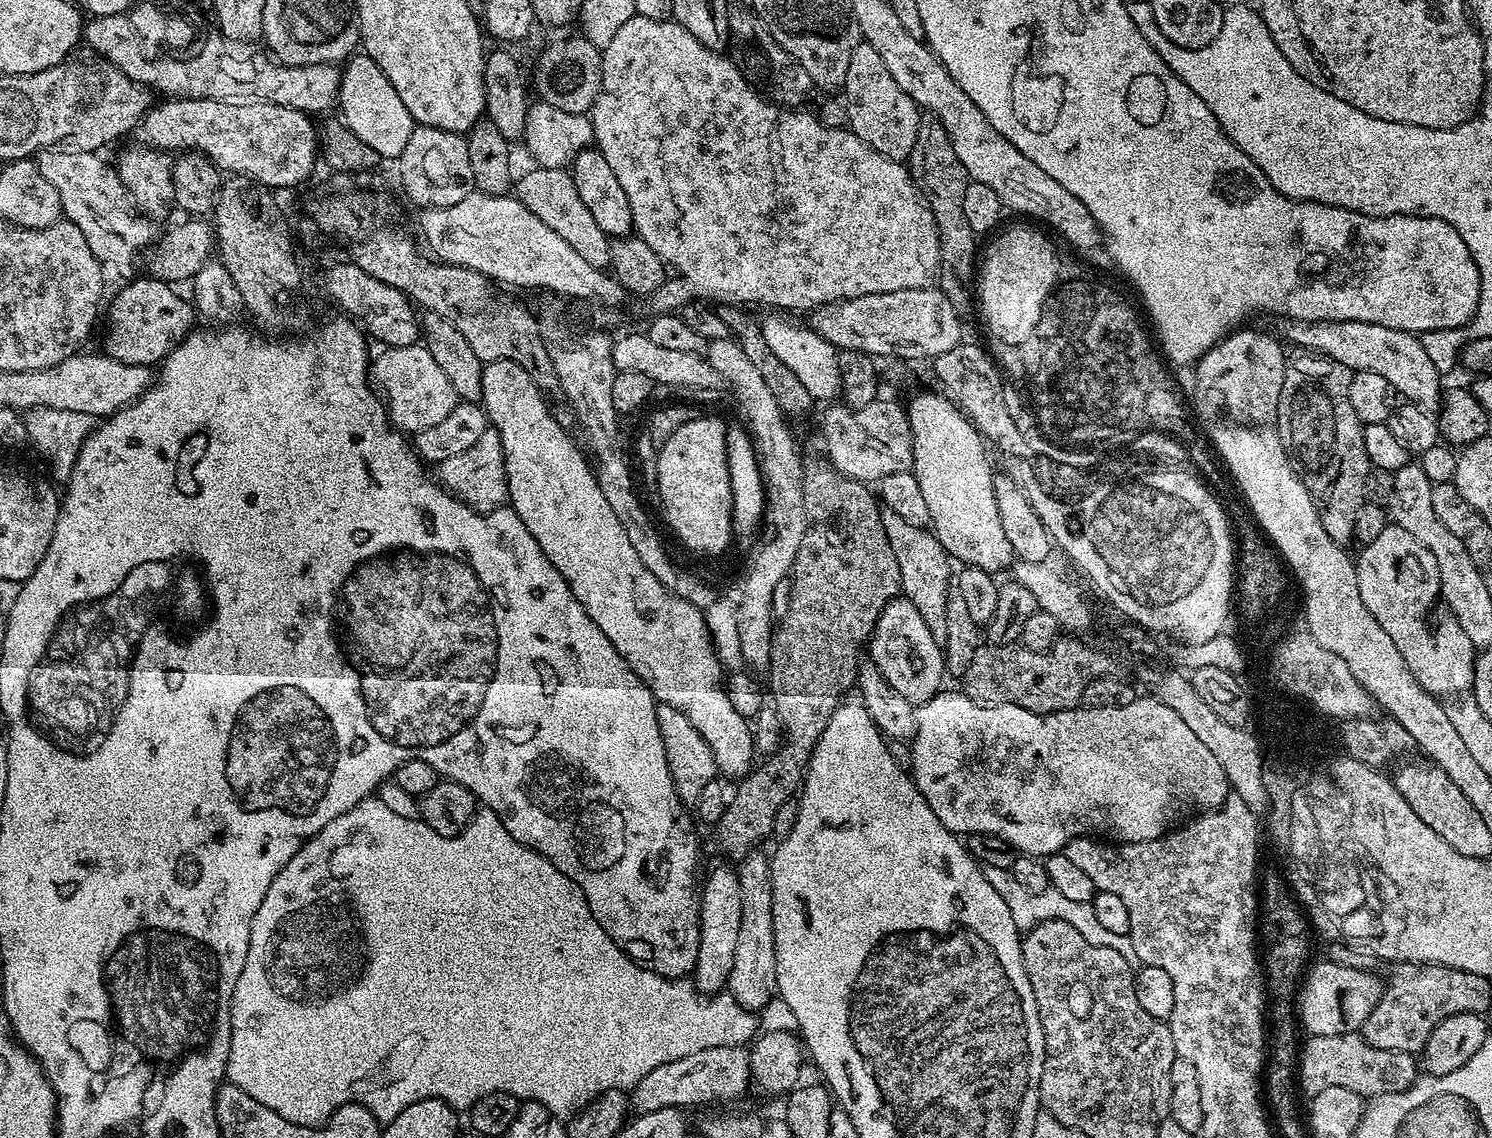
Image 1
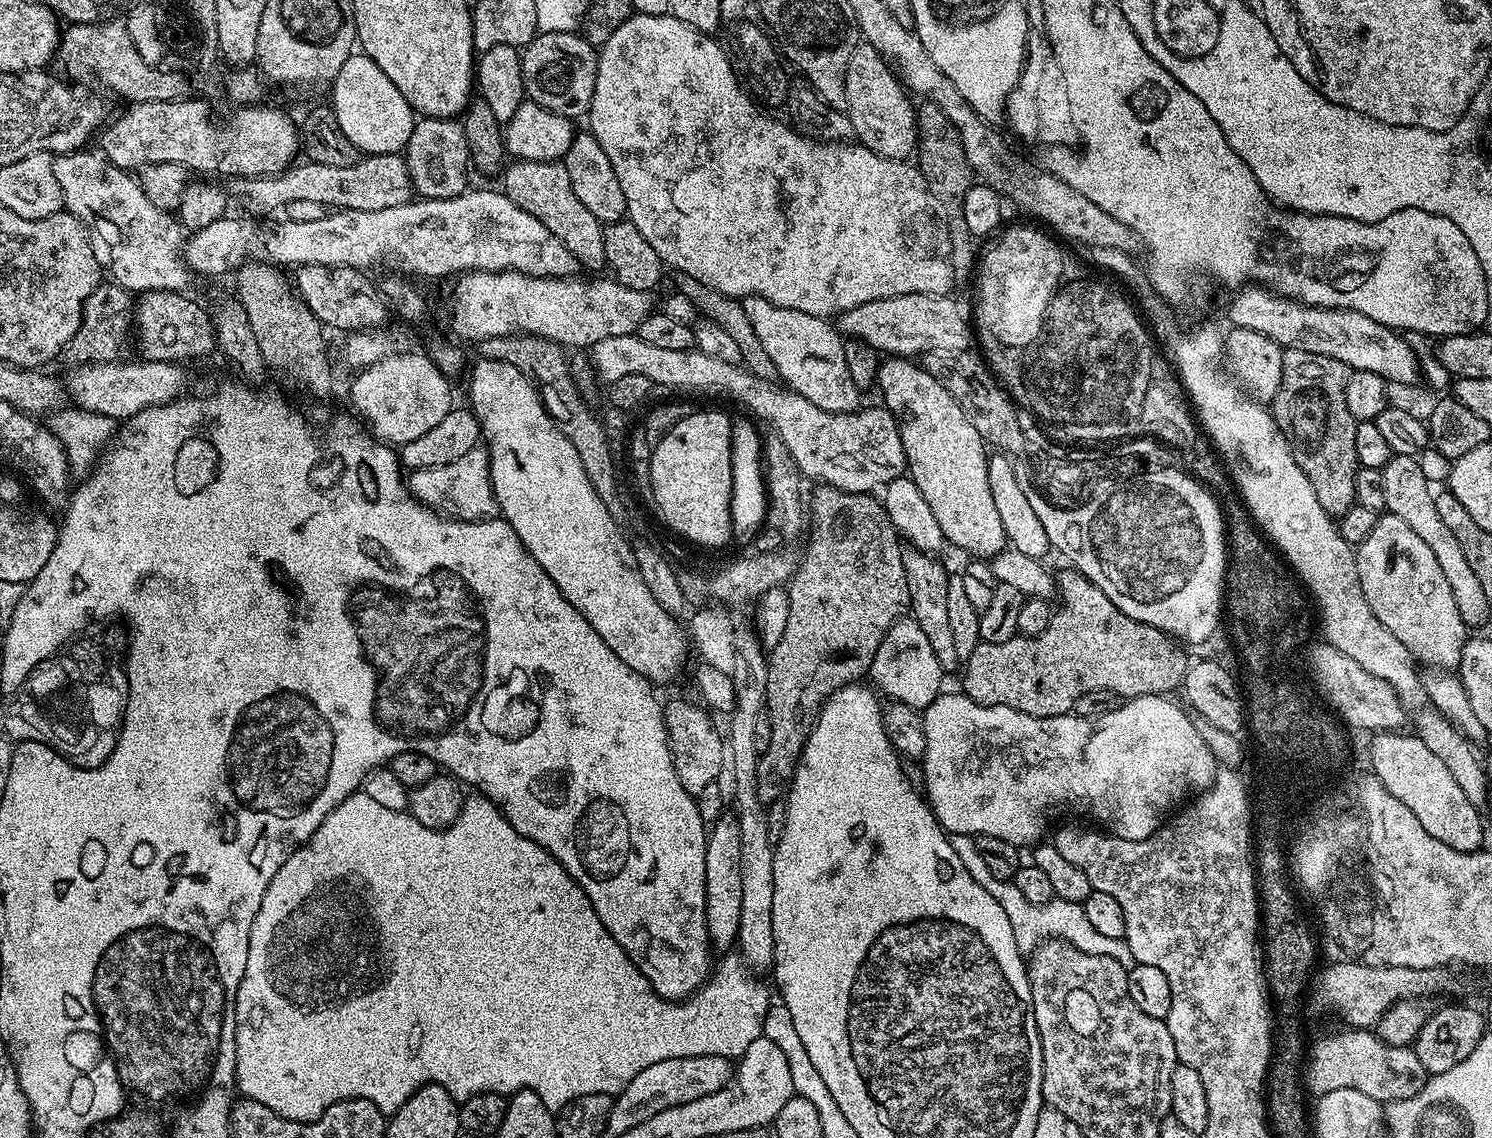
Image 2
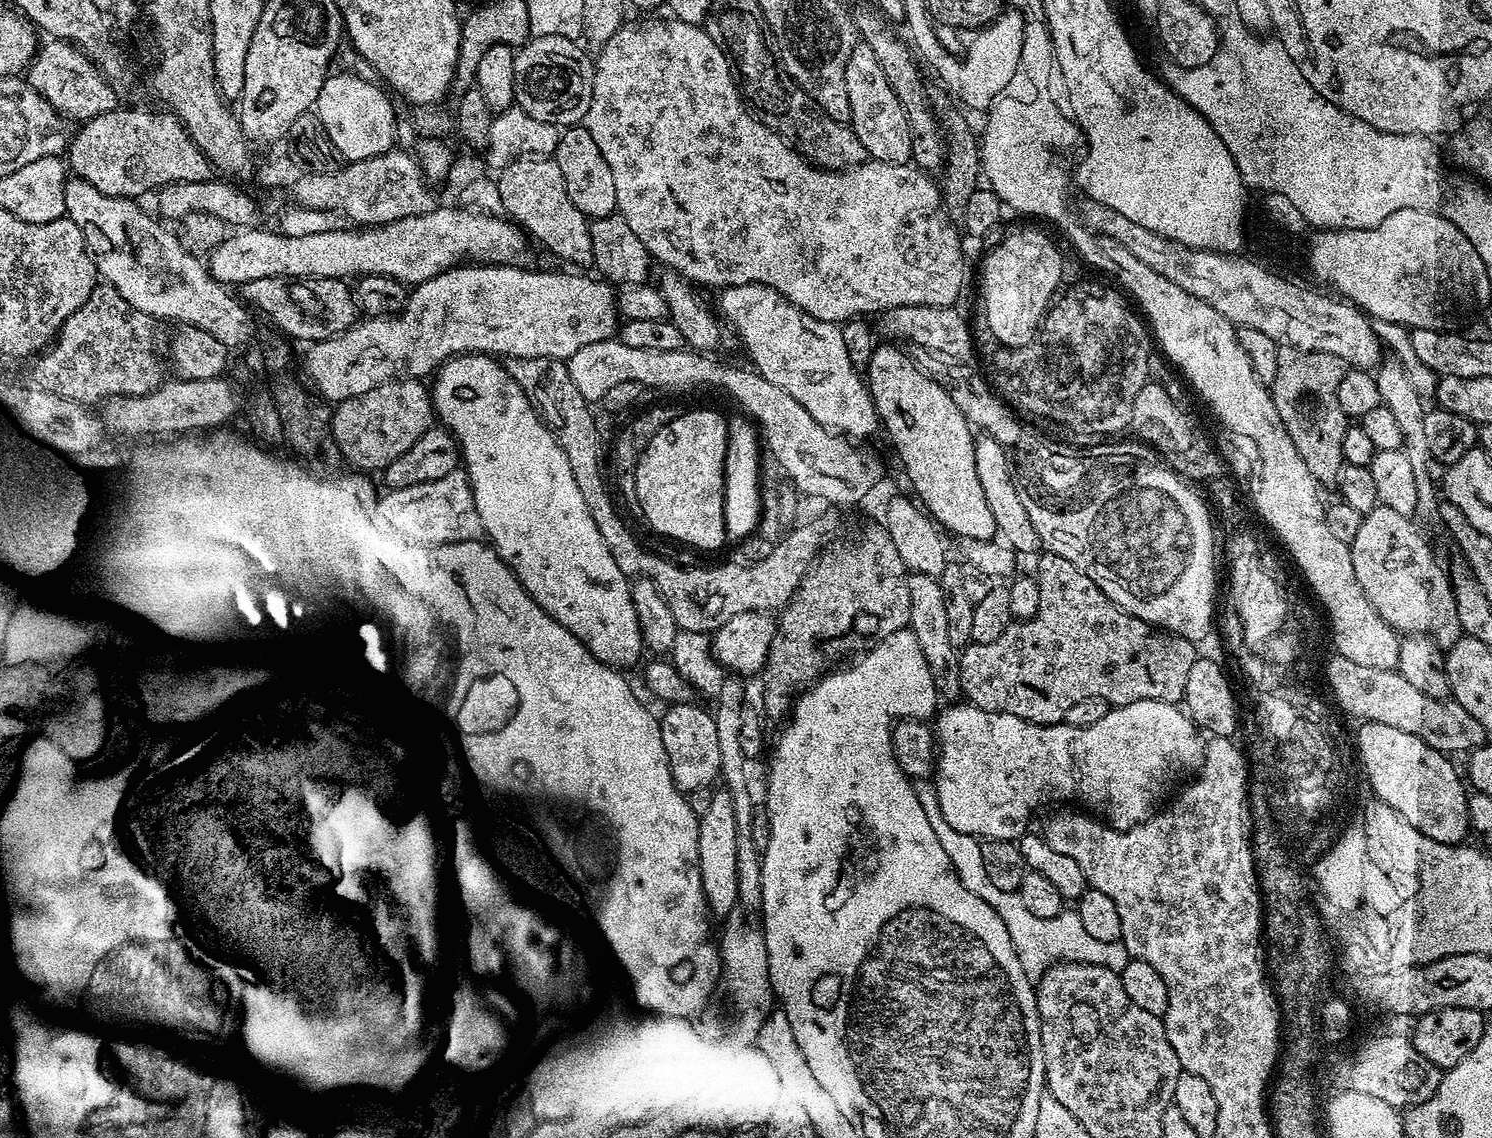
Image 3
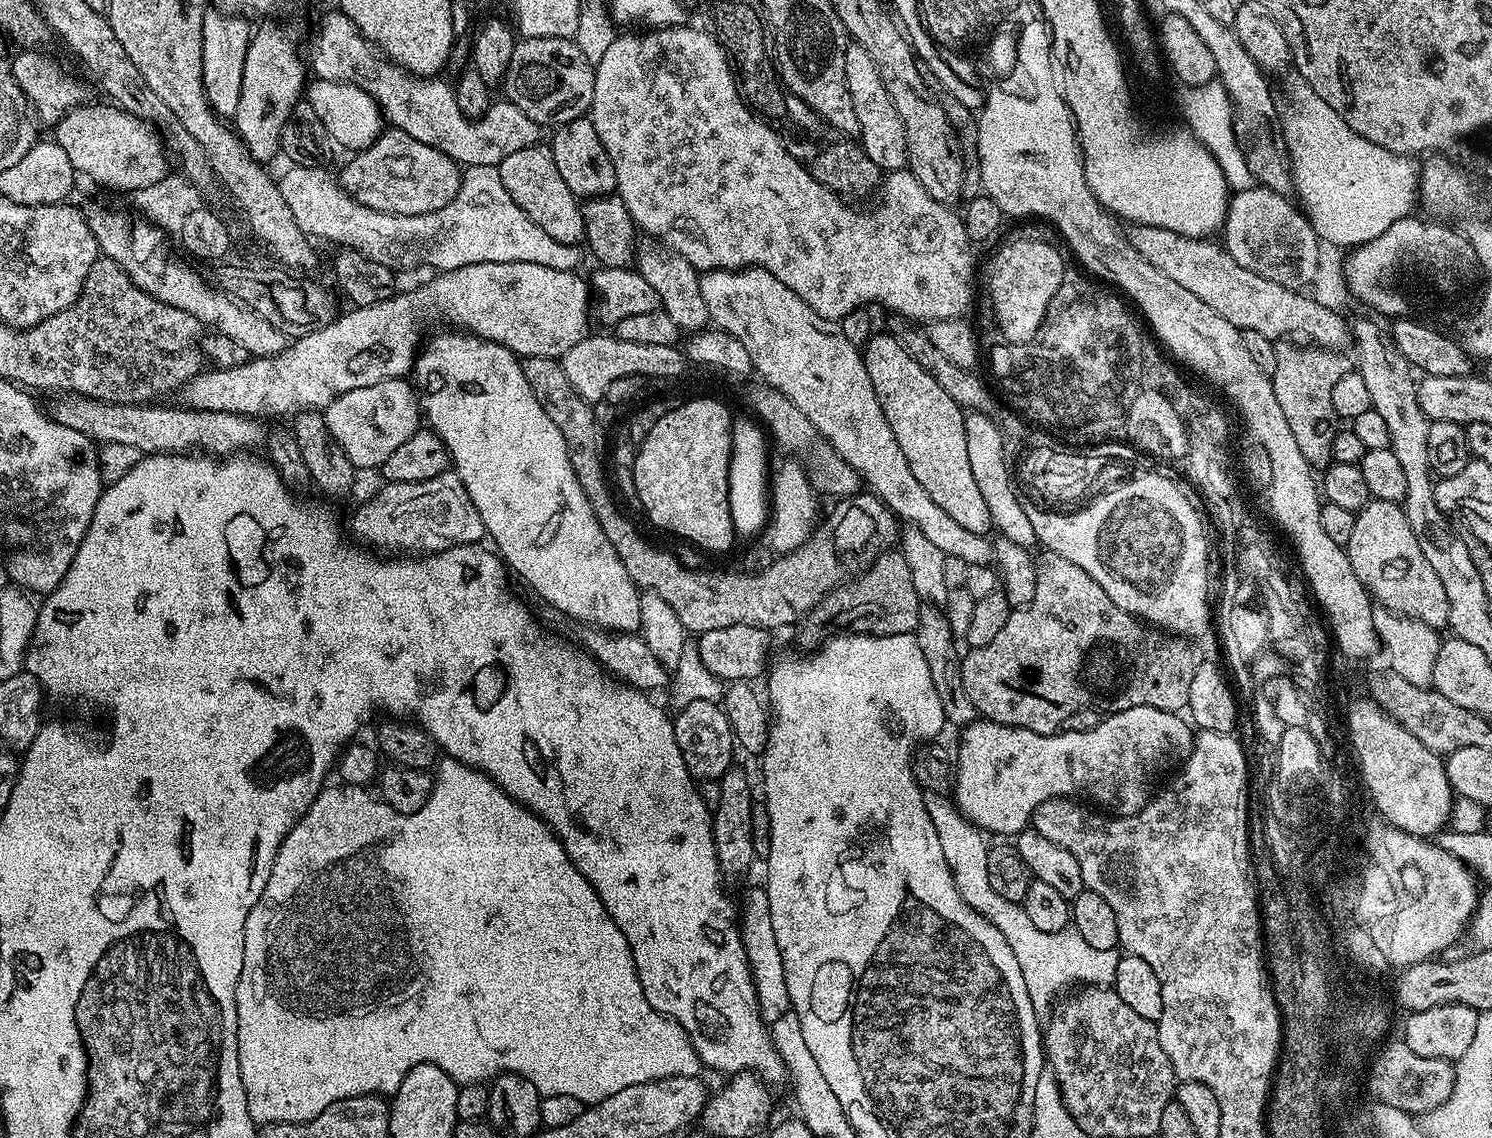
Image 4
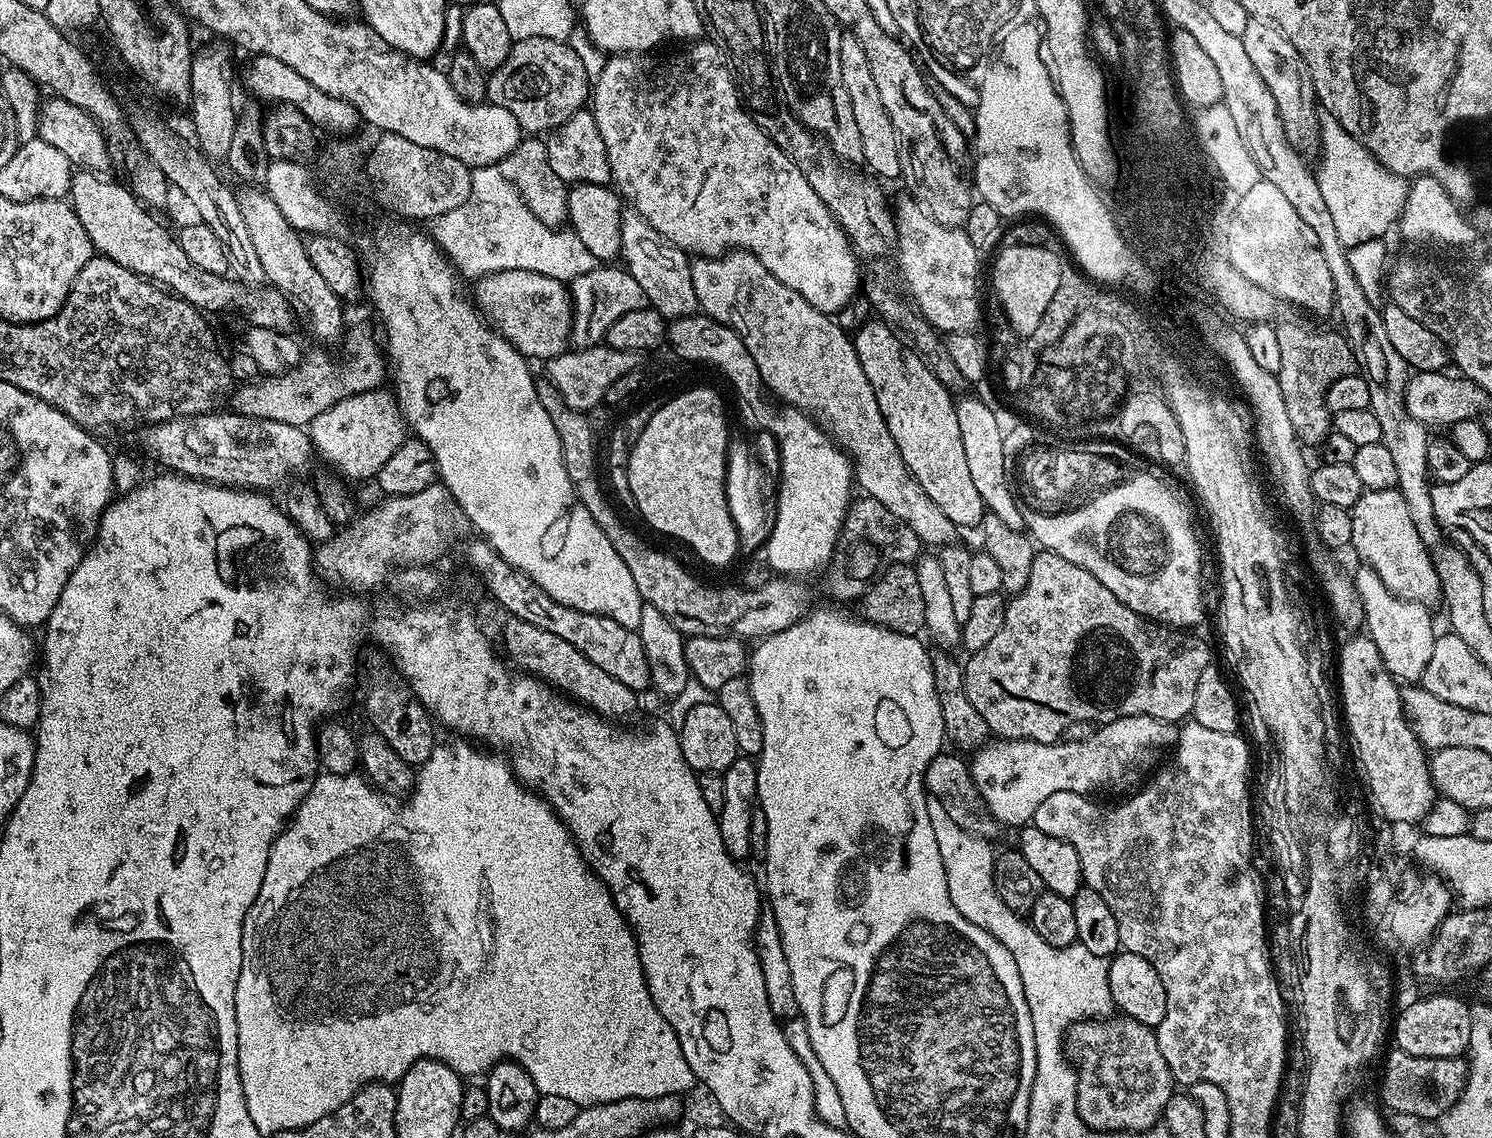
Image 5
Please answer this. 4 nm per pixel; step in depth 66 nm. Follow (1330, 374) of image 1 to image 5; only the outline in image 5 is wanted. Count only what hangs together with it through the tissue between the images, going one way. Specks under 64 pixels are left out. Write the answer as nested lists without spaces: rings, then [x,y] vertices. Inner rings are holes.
[[[1284,320],[1275,325],[1278,334],[1279,365],[1275,372],[1278,378],[1278,386],[1282,386],[1282,402],[1286,402],[1286,411],[1290,417],[1290,423],[1294,426],[1294,434],[1298,437],[1301,445],[1319,446],[1324,443],[1330,429],[1333,427],[1333,417],[1326,406],[1326,394],[1330,386],[1339,376],[1357,375],[1358,365],[1348,340],[1339,331],[1319,332],[1316,328],[1307,328],[1296,320]]]

